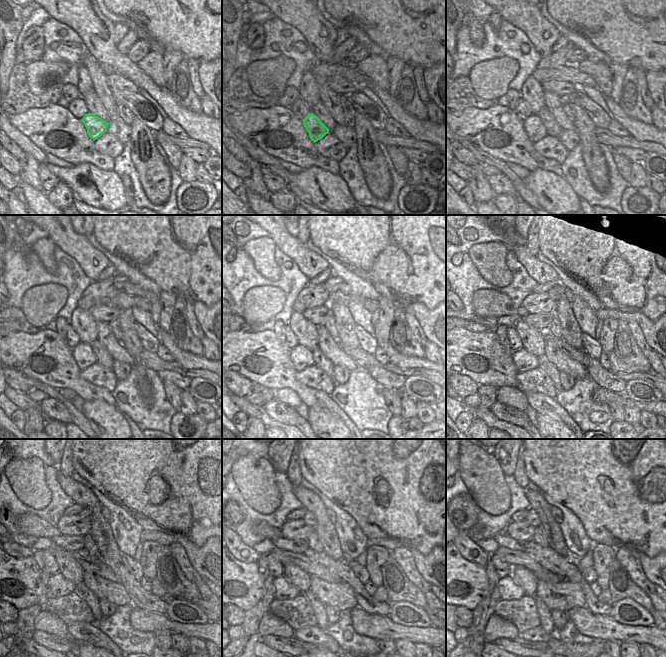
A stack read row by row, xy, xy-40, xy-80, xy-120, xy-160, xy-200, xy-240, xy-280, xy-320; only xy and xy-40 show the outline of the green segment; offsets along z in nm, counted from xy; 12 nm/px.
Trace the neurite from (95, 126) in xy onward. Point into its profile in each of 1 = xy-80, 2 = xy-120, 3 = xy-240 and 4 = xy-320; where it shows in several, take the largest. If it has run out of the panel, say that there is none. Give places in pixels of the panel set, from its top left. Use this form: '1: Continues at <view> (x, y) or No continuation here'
1: Continues at xy-80 (533, 125)
2: Continues at xy-120 (83, 354)
3: Continues at xy-240 (59, 586)
4: Continues at xy-320 (508, 590).

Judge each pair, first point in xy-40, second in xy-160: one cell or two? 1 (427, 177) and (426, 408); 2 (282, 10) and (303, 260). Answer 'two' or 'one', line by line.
1: one
2: one

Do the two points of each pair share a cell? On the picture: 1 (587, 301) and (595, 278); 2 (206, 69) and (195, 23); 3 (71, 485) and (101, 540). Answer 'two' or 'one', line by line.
1: two
2: two
3: one

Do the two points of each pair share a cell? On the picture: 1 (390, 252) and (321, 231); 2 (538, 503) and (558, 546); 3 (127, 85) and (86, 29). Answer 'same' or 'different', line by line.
1: same
2: same
3: different

